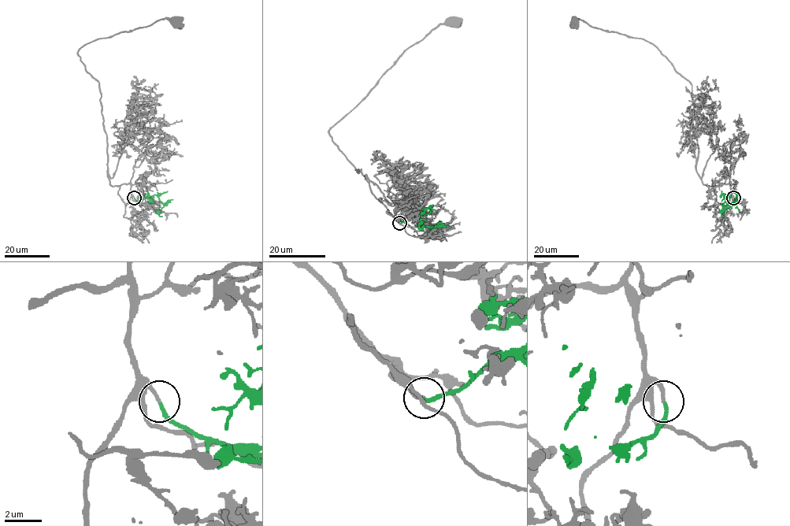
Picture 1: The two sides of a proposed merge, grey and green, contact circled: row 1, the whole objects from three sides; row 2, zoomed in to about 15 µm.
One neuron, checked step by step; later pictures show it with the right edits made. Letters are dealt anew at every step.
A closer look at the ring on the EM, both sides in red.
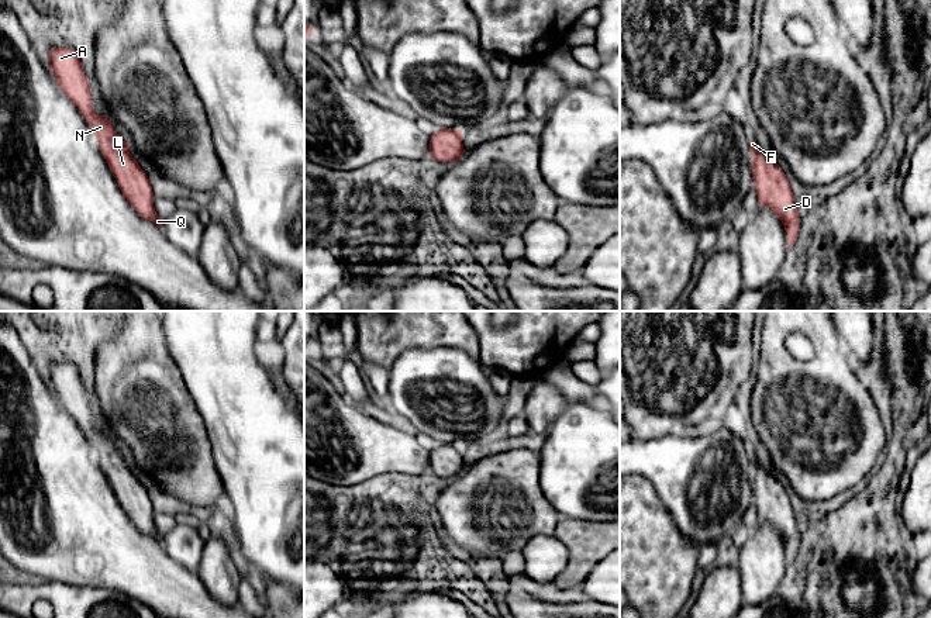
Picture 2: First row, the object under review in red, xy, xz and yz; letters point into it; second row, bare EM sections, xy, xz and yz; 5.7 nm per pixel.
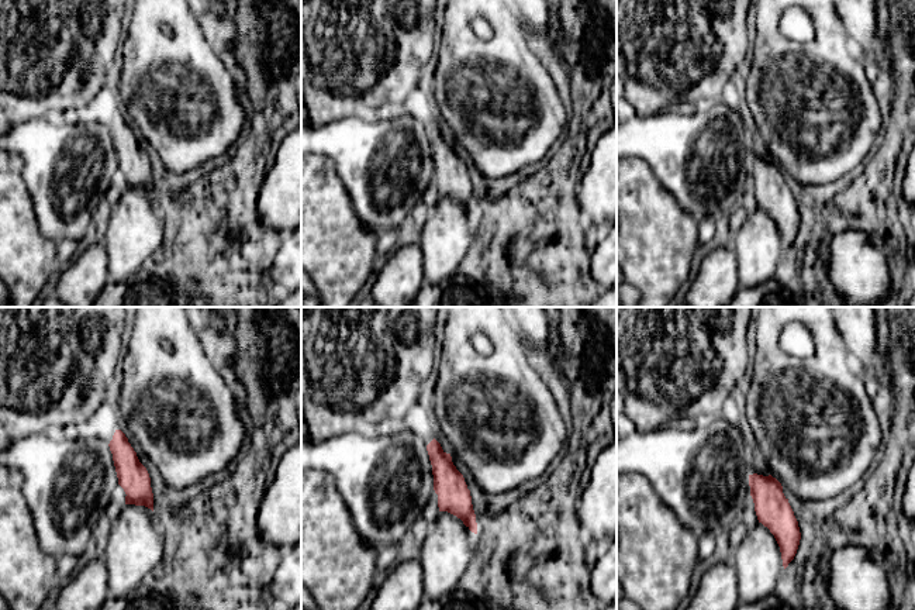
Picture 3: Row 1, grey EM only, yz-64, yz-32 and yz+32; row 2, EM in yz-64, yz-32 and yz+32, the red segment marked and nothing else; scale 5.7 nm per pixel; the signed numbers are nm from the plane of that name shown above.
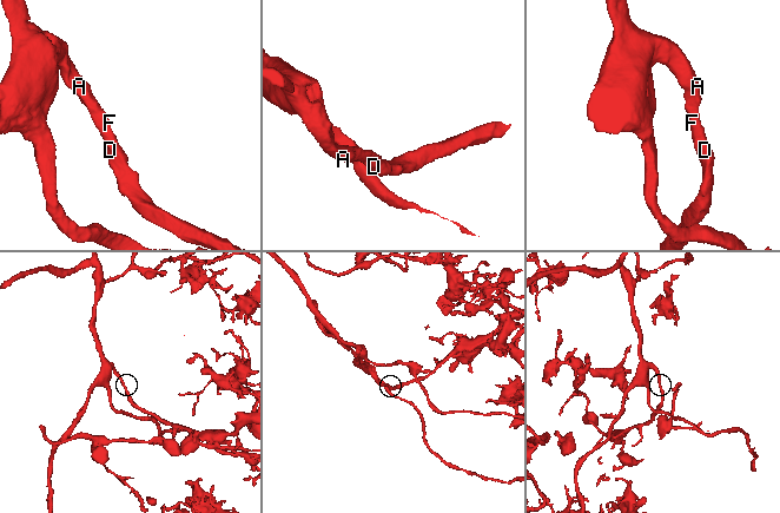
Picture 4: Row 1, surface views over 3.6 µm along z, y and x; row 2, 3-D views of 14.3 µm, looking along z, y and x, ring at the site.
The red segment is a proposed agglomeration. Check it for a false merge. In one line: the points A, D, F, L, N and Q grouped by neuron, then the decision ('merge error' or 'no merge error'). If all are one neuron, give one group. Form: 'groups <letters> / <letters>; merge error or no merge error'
groups A D F L N Q; no merge error

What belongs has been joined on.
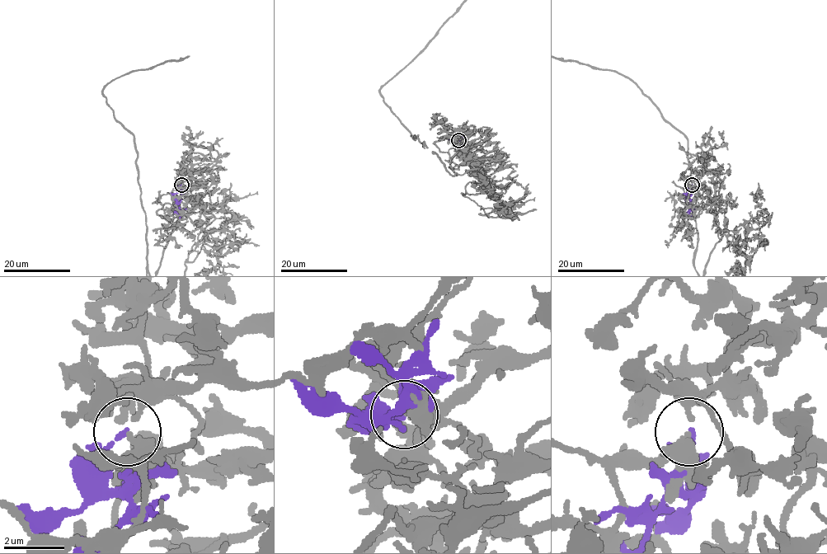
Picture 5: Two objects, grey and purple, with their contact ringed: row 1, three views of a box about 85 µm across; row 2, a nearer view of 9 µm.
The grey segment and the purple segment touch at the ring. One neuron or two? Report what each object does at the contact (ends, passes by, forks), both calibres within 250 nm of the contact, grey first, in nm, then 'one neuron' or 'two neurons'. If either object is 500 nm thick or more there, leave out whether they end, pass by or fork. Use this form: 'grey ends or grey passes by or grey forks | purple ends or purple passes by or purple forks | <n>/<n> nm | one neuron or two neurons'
grey forks | purple ends | 200/140 nm | two neurons

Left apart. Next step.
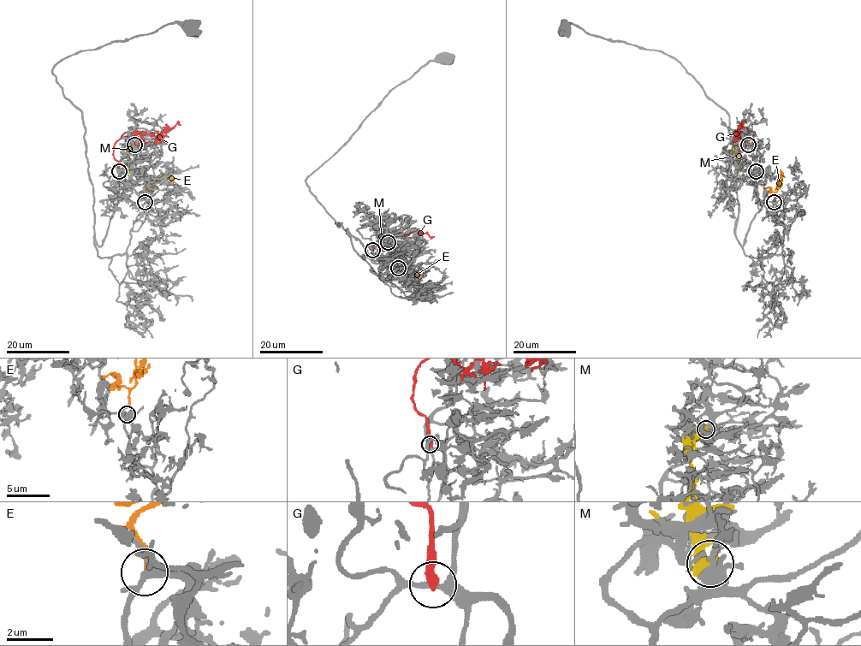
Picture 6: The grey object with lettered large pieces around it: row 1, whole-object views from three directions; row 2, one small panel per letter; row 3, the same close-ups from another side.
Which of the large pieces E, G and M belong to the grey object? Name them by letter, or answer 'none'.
E

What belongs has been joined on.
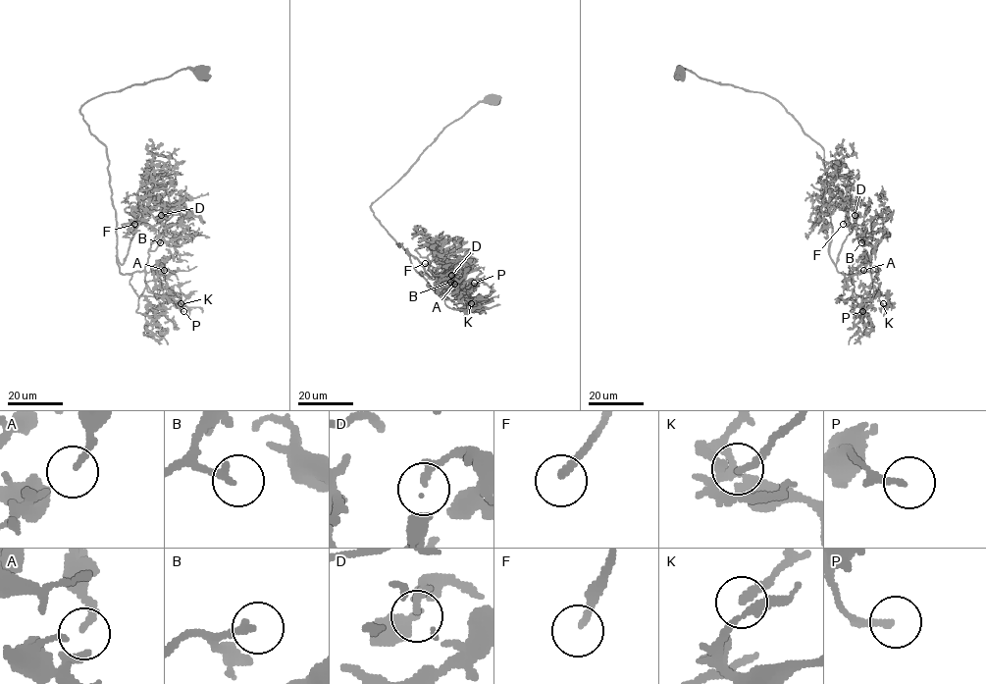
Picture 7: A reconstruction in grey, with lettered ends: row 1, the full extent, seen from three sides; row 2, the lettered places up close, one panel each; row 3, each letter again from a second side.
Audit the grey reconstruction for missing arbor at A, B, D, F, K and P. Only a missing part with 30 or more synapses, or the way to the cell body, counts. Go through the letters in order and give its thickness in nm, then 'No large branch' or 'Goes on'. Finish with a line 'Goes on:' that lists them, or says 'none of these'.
A: Thickness 130 nm. Goes on
B: Thickness 200 nm. Goes on
D: Thickness 200 nm. No large branch
F: Thickness 190 nm. Goes on
K: Thickness 150 nm. No large branch
P: Thickness 170 nm. No large branch
Goes on: A, B, F

